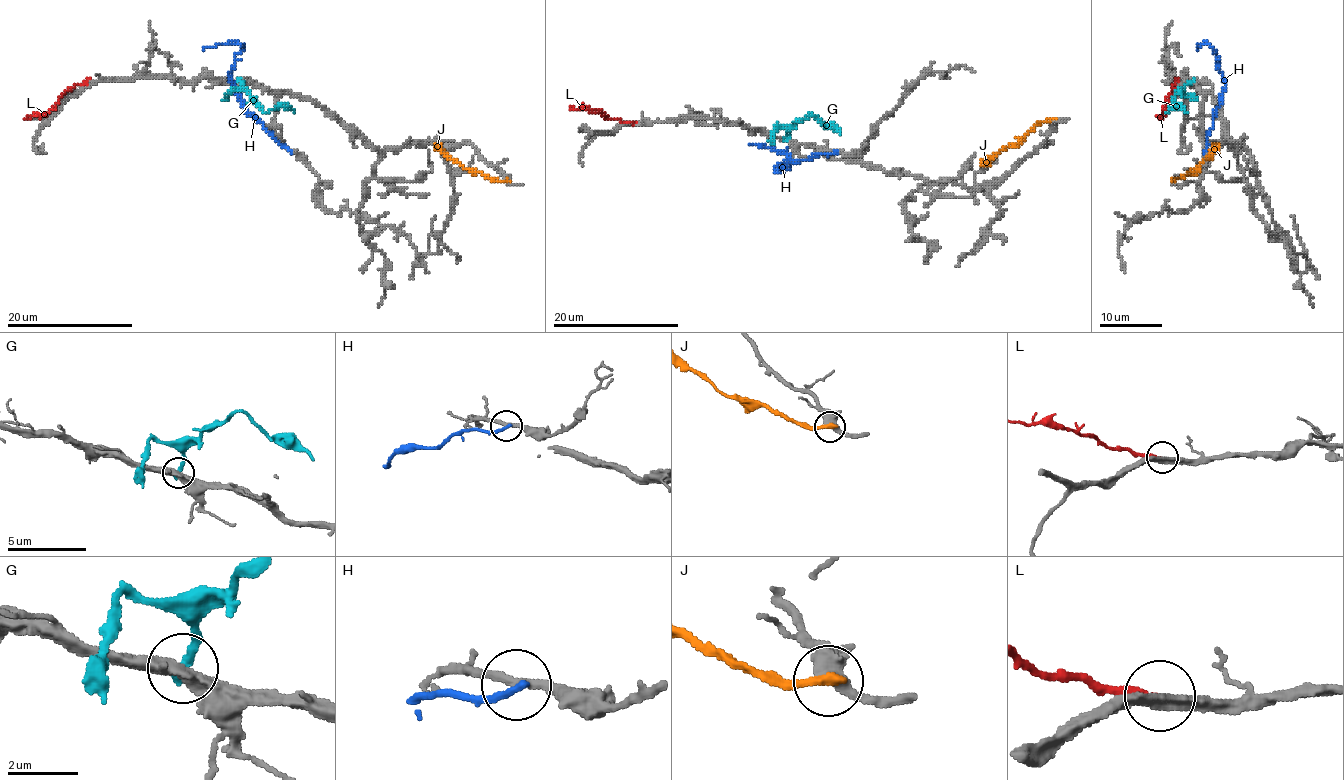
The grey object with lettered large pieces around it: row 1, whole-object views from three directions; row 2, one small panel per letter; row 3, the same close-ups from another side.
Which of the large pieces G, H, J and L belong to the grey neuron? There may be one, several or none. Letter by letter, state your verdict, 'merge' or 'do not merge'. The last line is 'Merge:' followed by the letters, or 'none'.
G: do not merge
H: do not merge
J: do not merge
L: do not merge
Merge: none

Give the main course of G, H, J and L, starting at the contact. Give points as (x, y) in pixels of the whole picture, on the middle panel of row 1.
G: (787, 138), (797, 123), (811, 115), (825, 124), (831, 124), (840, 134)
H: (834, 151), (793, 160), (778, 171), (776, 166), (789, 157), (749, 145)
J: (1052, 119), (1038, 123), (1016, 145), (1010, 145), (980, 163)
L: (632, 123), (569, 107)

